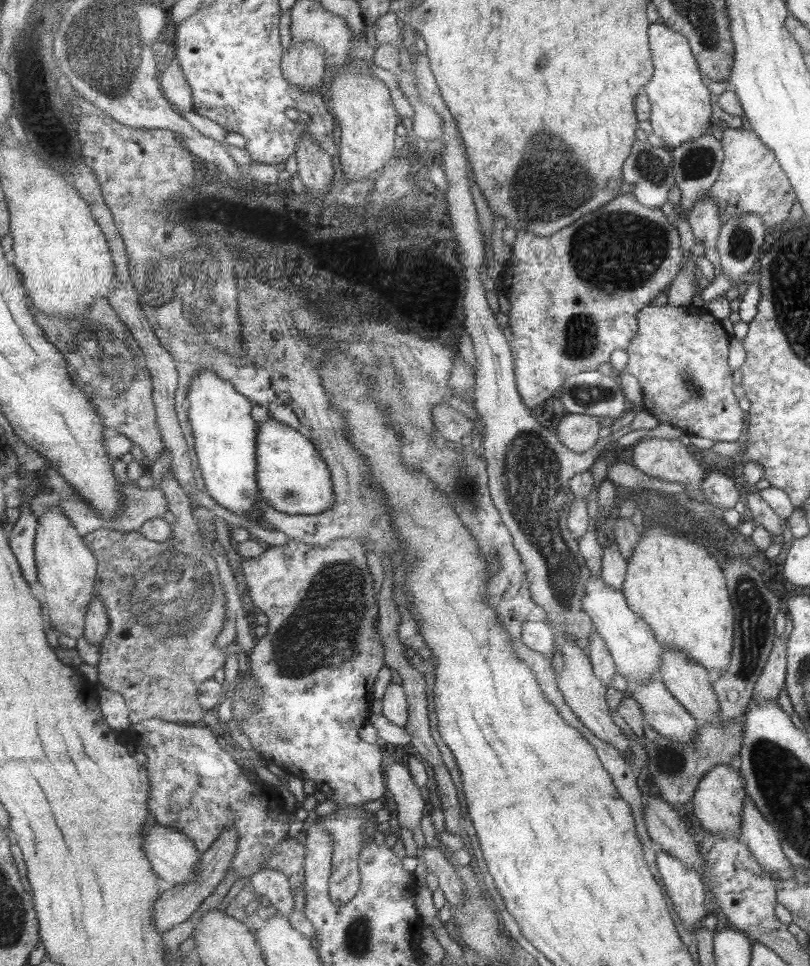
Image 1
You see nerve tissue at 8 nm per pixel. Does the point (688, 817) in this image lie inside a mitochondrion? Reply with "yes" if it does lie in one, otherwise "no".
no

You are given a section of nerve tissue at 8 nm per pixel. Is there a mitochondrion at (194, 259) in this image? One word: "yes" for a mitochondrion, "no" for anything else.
yes

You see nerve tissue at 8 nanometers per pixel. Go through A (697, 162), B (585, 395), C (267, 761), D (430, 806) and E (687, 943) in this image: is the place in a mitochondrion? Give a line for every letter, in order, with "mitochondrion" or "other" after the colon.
A: mitochondrion
B: mitochondrion
C: other
D: other
E: other

